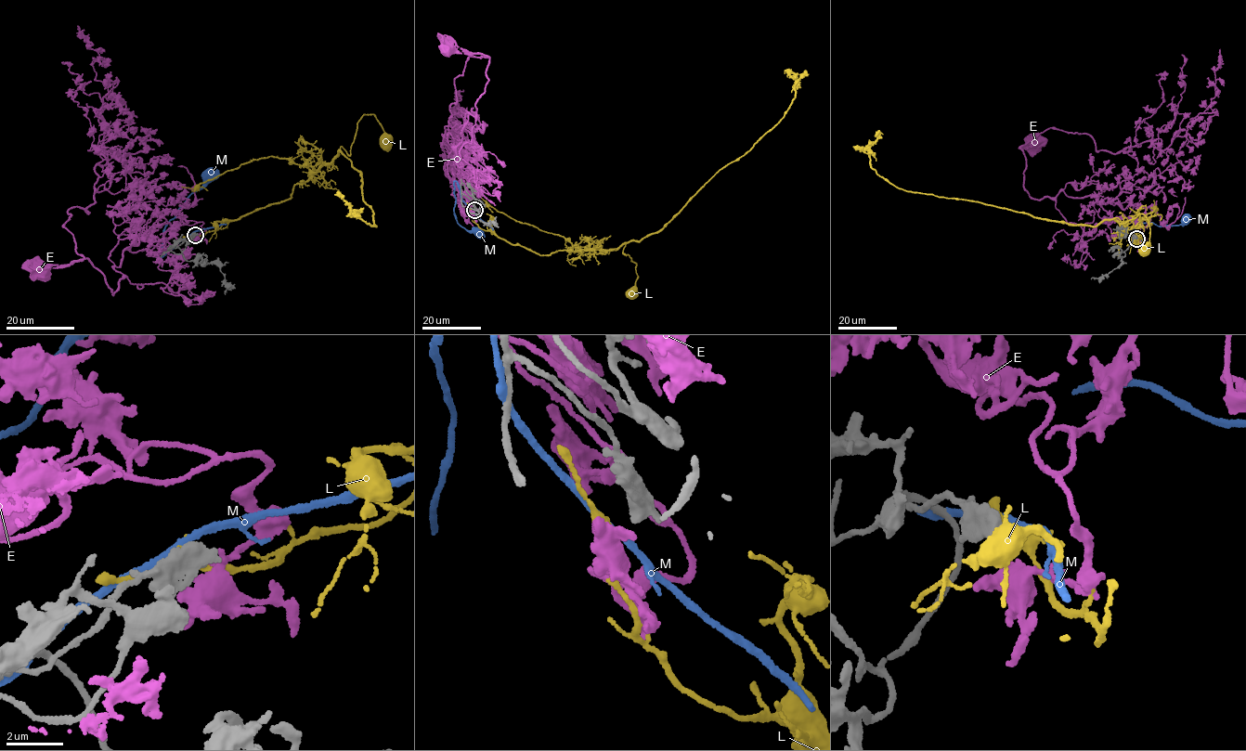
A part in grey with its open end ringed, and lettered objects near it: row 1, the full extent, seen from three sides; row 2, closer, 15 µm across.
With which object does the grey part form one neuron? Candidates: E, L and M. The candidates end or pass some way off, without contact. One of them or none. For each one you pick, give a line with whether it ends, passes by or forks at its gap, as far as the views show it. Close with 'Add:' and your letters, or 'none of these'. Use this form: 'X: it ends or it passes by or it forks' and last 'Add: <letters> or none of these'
E: it passes by
Add: E

